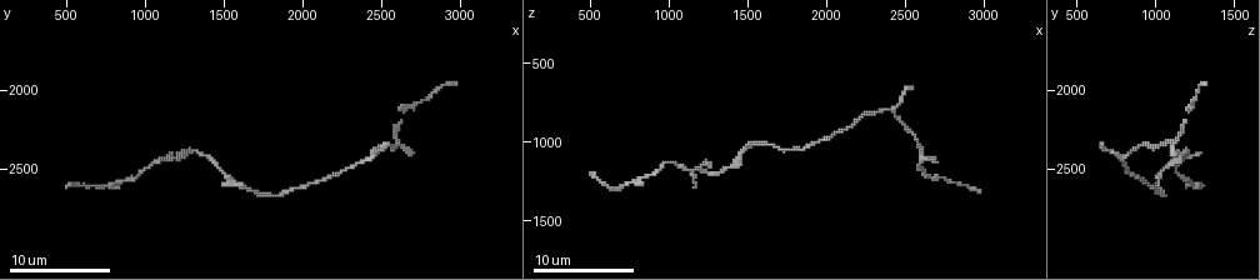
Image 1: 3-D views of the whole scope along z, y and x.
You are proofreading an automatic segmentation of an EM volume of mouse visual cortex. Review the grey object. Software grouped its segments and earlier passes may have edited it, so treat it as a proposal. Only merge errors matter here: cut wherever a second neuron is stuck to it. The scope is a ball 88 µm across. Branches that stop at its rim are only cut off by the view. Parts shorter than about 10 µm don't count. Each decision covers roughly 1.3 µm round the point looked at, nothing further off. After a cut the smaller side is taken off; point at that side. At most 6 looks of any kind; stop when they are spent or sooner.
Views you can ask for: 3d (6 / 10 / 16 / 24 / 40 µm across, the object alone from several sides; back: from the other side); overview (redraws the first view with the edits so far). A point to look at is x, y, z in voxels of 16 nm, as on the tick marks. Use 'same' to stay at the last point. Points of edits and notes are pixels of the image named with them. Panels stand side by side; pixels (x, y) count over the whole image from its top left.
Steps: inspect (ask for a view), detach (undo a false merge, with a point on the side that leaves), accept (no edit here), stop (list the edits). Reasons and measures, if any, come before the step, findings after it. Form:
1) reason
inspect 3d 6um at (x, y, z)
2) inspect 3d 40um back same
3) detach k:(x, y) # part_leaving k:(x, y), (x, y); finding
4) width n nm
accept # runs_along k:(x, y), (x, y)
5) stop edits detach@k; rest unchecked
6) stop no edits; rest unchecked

thick turns thin
inspect 3d 6um at (1460, 2500, 1060)

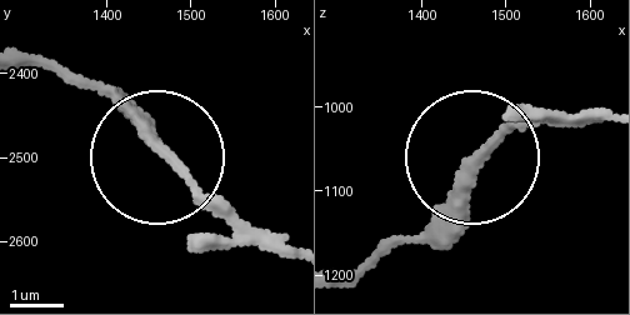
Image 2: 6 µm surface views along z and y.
accept # all the same neuron

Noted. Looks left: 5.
inspect 3d 10um at (1880, 2640, 1020)

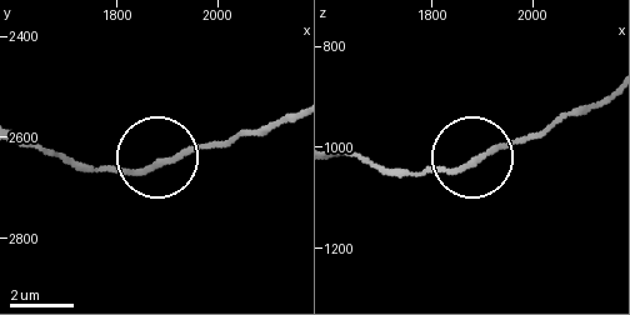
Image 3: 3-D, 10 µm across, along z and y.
accept # one neuron here

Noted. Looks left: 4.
sudden change in width
inspect 3d 6um at (1080, 2460, 1160)

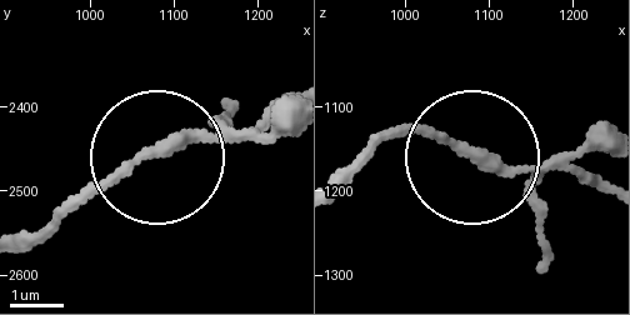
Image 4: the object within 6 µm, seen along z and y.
accept # runs_along 4:(603, 185), (495, 173), (415, 131), (379, 141); all the same neuron

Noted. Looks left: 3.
stop no edits; rest unchecked

